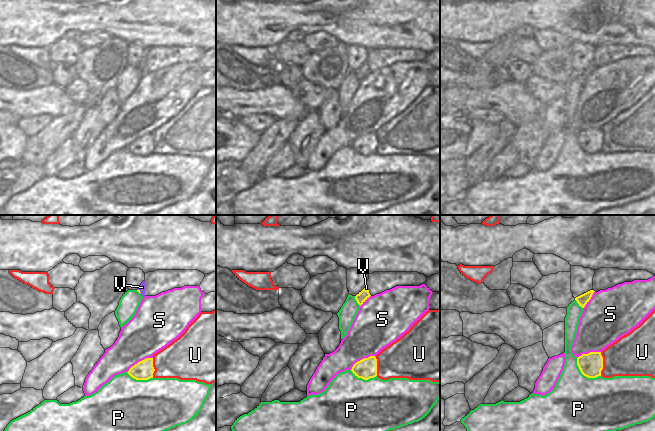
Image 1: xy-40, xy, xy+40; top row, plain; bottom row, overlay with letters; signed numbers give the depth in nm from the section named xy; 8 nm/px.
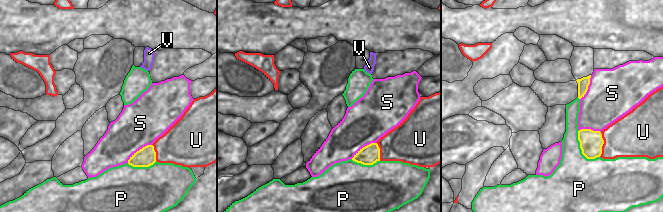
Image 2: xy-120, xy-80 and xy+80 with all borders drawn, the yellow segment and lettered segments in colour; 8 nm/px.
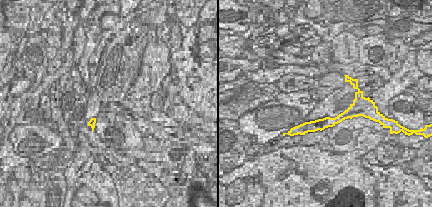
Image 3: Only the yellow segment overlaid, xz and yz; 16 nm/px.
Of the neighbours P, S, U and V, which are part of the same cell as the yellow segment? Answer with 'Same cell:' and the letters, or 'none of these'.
Same cell: V

